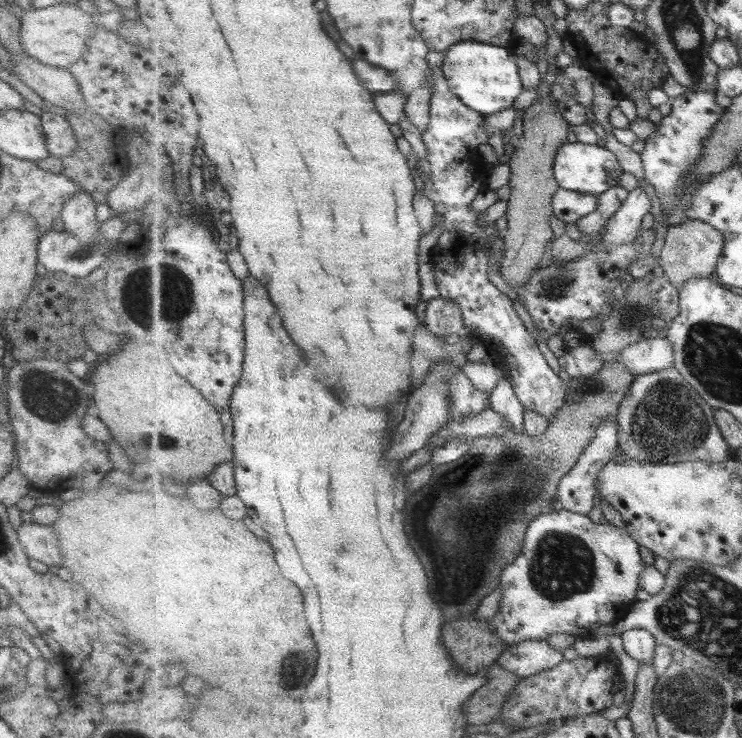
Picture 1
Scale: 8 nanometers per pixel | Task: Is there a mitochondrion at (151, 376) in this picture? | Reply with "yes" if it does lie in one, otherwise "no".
no

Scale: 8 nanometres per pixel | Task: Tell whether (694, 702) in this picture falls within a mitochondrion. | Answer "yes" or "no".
yes

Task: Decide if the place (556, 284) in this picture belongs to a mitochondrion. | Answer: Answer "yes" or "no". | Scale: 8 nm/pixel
yes

